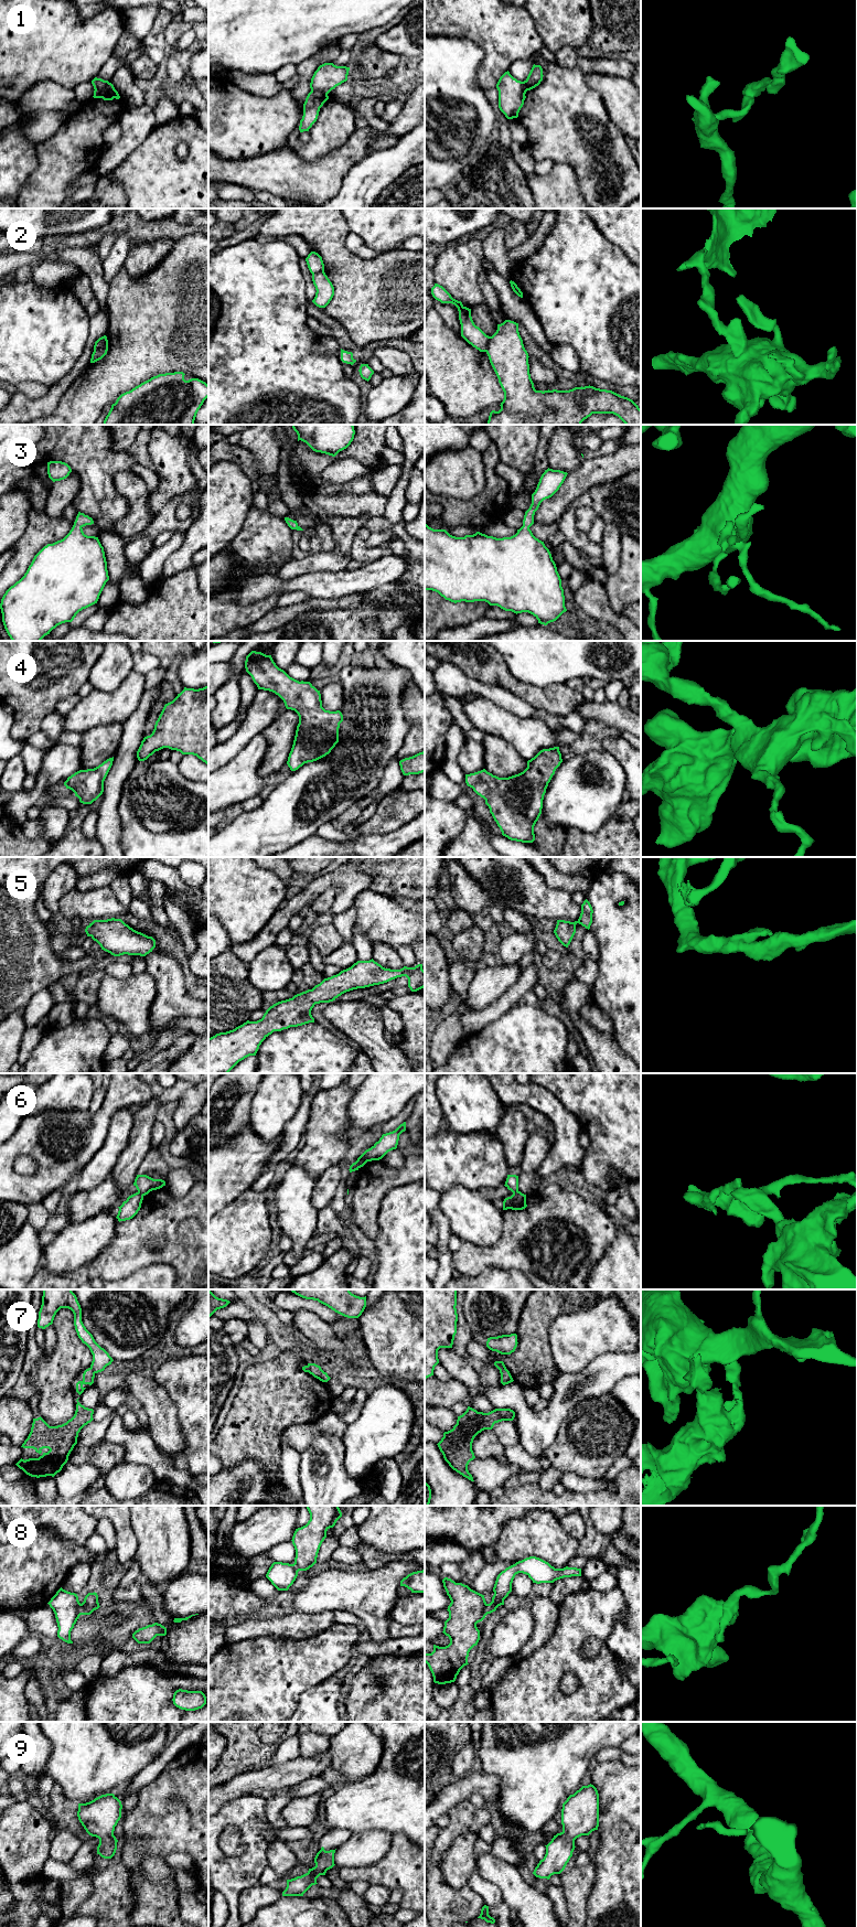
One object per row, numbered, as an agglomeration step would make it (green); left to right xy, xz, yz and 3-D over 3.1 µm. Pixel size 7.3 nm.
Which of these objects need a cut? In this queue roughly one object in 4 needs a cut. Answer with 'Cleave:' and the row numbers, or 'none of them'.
Cleave: 1, 2, 6, 7, 8

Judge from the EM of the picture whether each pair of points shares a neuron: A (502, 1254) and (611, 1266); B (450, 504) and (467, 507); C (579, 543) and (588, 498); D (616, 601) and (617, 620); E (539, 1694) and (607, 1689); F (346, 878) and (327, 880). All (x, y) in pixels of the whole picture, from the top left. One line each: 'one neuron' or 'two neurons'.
A: two neurons
B: one neuron
C: one neuron
D: two neurons
E: one neuron
F: one neuron

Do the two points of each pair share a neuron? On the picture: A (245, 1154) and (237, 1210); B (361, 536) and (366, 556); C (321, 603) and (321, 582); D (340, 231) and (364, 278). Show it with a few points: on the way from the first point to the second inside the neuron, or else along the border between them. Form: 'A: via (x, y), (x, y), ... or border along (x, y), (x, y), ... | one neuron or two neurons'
A: border along (250, 1187), (220, 1211) | two neurons
B: via (361, 541), (362, 552) | one neuron
C: border along (346, 595), (340, 598), (309, 598) | two neurons
D: via (339, 243), (339, 253), (352, 266) | one neuron

